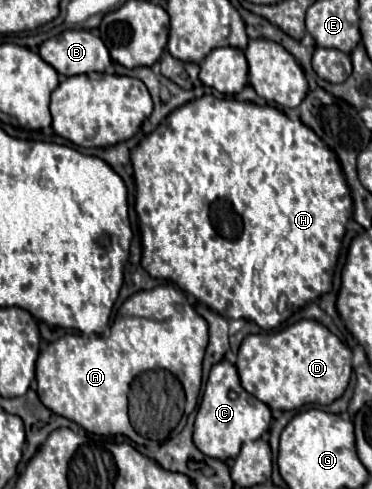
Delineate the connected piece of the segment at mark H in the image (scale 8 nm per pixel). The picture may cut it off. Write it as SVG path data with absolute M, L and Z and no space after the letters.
M203 95L201 99L189 101L177 111L169 113L159 127L147 135L133 151L131 161L135 169L137 197L135 211L141 223L141 239L143 239L143 269L155 279L169 279L181 291L193 295L199 303L205 303L211 311L225 315L225 319L247 319L255 321L261 329L279 327L291 313L331 291L333 271L339 257L341 241L345 235L345 225L353 213L353 201L349 185L343 177L337 157L325 143L315 135L313 129L305 127L301 121L291 121L285 113L275 107L259 107L255 103L237 101L237 99L217 99L213 95Z

